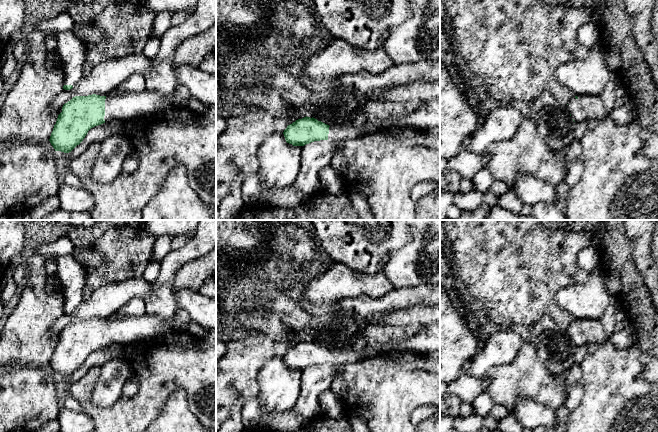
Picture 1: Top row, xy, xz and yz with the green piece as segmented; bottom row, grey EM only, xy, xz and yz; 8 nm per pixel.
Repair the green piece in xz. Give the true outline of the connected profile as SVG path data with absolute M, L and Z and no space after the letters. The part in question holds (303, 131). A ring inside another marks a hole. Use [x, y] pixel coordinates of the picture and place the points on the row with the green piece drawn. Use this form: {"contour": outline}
{"contour": "M440 99L423 102L416 111L401 117L393 117L376 123L368 122L361 129L352 125L343 127L329 126L313 117L306 116L288 125L283 134L287 143L293 146L304 146L320 140L333 140L341 143L391 127L406 127L420 130L440 127Z"}

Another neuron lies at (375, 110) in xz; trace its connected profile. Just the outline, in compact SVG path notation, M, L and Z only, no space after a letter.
M379 99L368 100L363 108L367 121L376 123L385 121L393 117L401 117L413 113L421 103L407 102L390 102Z

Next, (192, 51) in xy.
M216 22L207 31L184 40L175 50L173 71L179 66L189 65L199 68L209 53L216 52Z

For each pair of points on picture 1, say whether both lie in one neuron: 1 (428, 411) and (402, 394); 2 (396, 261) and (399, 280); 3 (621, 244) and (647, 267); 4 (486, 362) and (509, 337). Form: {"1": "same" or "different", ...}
{"1": "different", "2": "same", "3": "different", "4": "same"}

